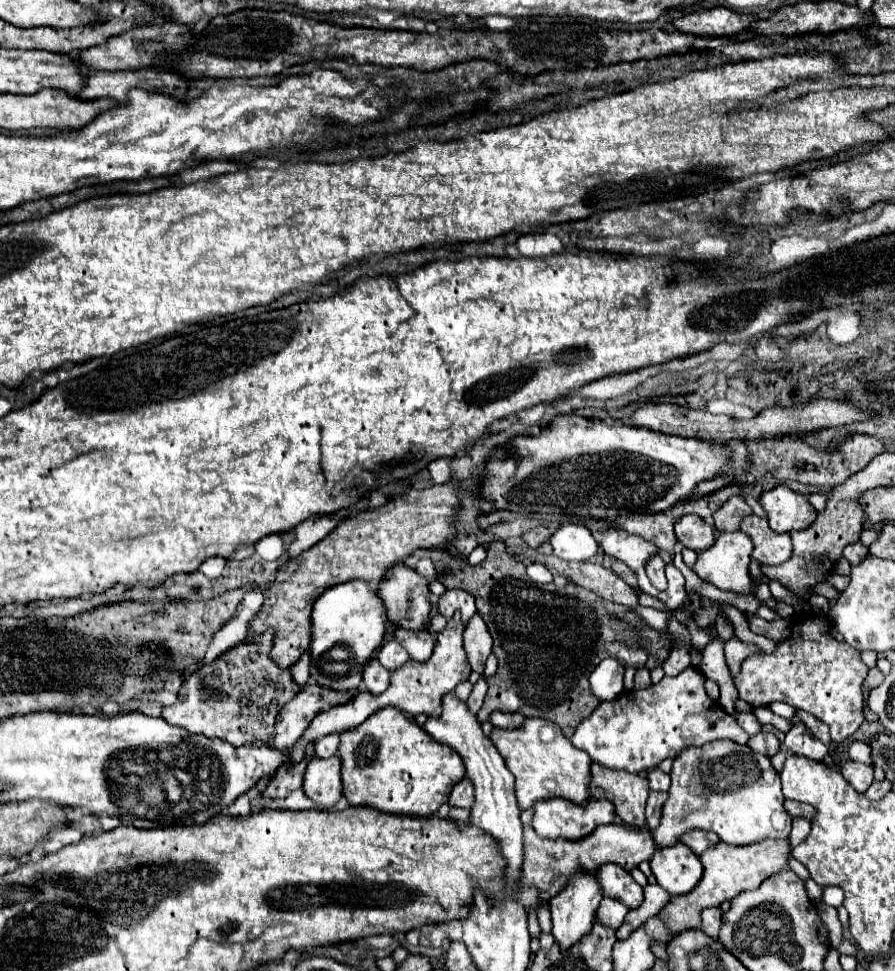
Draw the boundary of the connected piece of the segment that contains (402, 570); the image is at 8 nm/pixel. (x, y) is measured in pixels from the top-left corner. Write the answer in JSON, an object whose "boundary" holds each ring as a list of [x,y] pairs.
{"boundary":[[[396,564],[378,586],[386,614],[408,630],[430,628],[430,590],[428,582],[406,564]]]}

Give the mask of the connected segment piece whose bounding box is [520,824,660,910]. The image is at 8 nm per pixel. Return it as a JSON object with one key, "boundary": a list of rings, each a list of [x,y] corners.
{"boundary":[[[608,824],[596,828],[596,832],[588,834],[580,840],[544,840],[538,838],[534,828],[524,828],[524,866],[522,866],[522,886],[520,886],[520,902],[526,906],[538,906],[536,904],[536,890],[548,902],[552,896],[556,896],[568,882],[568,878],[574,874],[574,868],[584,868],[588,872],[596,872],[602,864],[614,862],[622,866],[624,870],[630,870],[638,866],[644,860],[650,860],[654,852],[660,850],[660,846],[652,840],[650,828],[632,828],[626,824]]]}

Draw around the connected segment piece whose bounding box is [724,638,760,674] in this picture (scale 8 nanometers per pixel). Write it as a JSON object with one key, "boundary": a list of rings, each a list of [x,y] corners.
{"boundary":[[[730,638],[730,640],[724,642],[726,662],[728,662],[728,668],[730,668],[732,674],[738,672],[740,662],[742,662],[746,656],[750,656],[752,652],[760,652],[760,650],[758,650],[756,646],[752,646],[752,644],[746,644],[746,642],[738,640],[738,638]]]}

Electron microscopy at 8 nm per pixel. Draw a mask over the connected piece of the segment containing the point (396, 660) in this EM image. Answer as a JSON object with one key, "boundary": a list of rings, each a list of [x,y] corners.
{"boundary":[[[390,640],[386,642],[382,648],[380,648],[380,654],[378,654],[378,660],[384,668],[388,668],[390,672],[398,670],[400,666],[404,666],[408,662],[408,652],[398,644],[398,640]]]}

